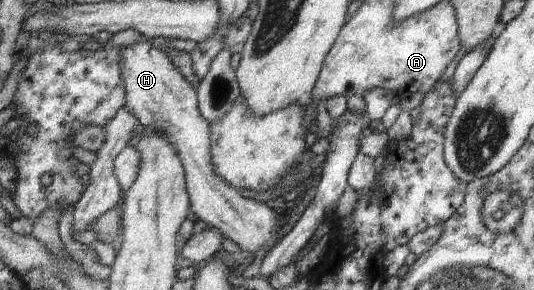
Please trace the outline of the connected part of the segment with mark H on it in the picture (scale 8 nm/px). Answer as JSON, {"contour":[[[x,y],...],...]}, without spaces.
{"contour":[[[144,37],[132,47],[120,52],[121,80],[125,93],[125,110],[128,110],[143,127],[160,128],[177,151],[182,162],[191,210],[196,218],[230,238],[242,251],[256,253],[276,245],[280,229],[278,215],[266,203],[242,197],[238,190],[215,174],[210,155],[210,124],[200,115],[196,90],[173,66],[167,52],[150,44]]]}

